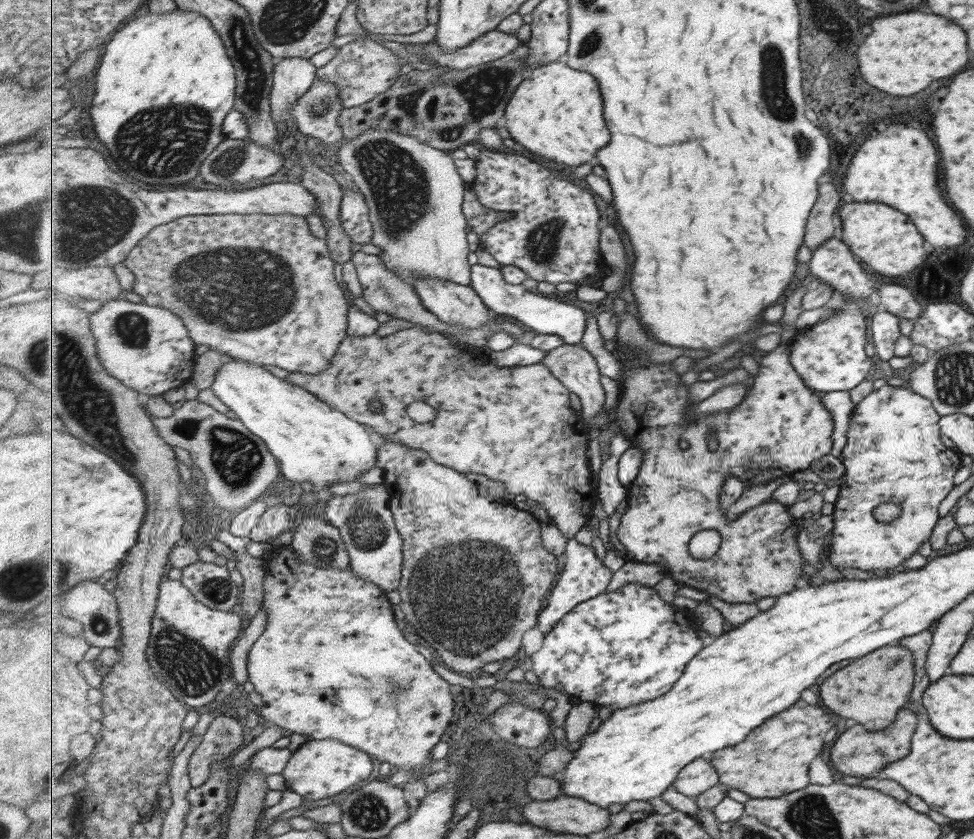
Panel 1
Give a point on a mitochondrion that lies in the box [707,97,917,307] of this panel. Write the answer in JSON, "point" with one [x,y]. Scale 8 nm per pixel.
{"point":[804,143]}

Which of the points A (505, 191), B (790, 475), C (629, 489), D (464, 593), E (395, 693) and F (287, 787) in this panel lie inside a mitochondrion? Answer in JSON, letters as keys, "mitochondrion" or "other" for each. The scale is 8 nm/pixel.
{"A":"other","B":"other","C":"other","D":"mitochondrion","E":"mitochondrion","F":"other"}

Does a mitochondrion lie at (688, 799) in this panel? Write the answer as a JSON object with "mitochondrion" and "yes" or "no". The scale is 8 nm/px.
{"mitochondrion":"no"}

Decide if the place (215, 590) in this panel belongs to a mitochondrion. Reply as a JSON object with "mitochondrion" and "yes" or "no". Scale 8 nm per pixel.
{"mitochondrion":"yes"}

